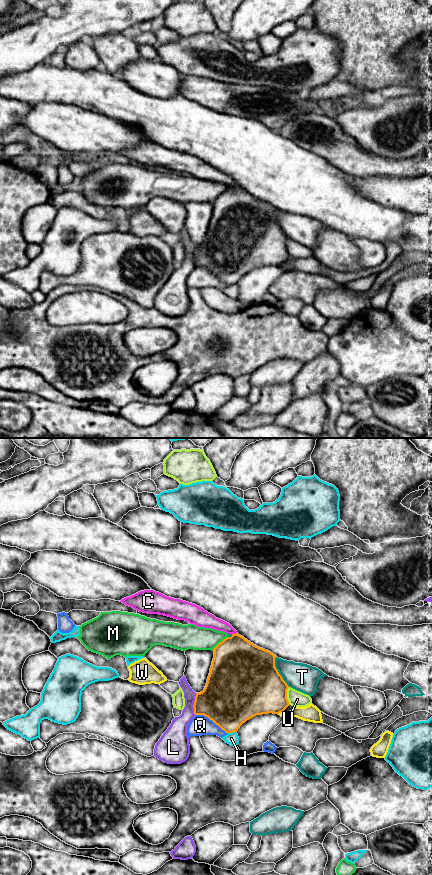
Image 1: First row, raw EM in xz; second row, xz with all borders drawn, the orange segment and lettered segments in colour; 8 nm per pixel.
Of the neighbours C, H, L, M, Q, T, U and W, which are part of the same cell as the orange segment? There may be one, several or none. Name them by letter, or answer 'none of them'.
none of them

